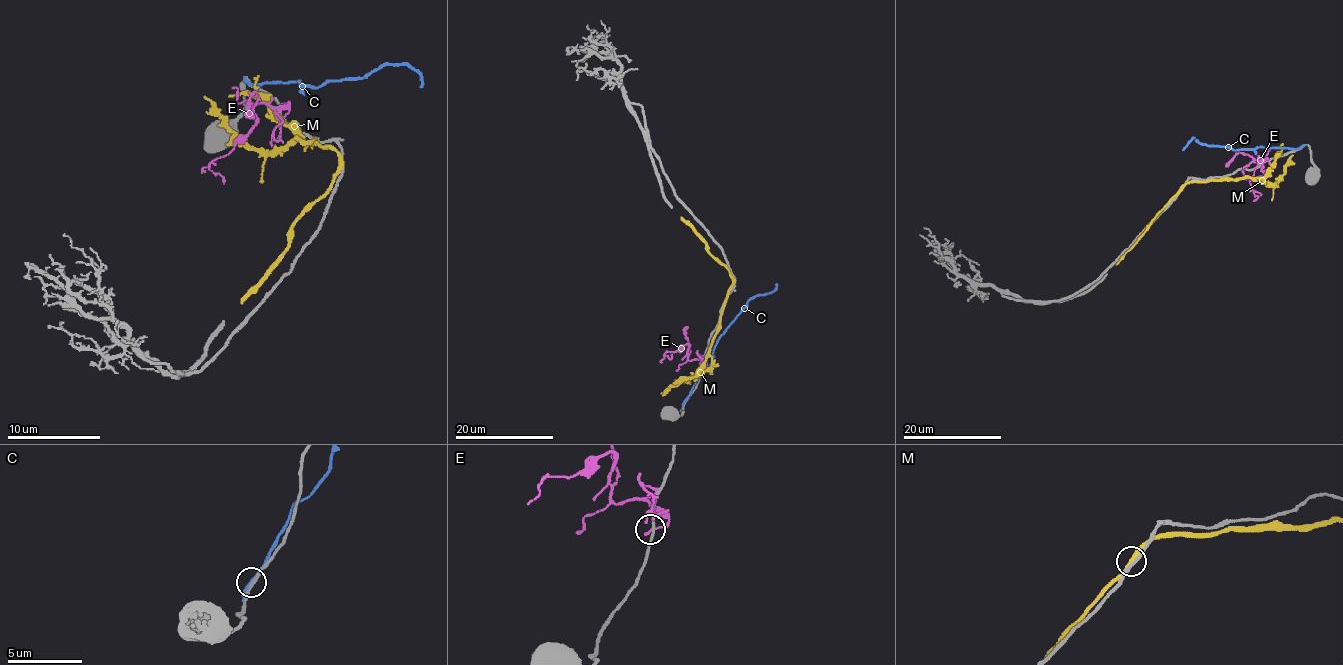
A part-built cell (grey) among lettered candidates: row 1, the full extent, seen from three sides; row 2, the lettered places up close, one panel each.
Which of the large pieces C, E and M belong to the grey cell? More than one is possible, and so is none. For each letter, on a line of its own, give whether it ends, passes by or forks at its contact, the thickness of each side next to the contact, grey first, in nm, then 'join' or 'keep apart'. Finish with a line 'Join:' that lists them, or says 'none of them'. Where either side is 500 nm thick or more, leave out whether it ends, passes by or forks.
C: it passes by; 200 nm thick on the grey side, 200 nm on the other; keep apart
E: it ends there; 150 nm thick on the grey side, 140 nm on the other; keep apart
M: it passes by; 190 nm thick on the grey side, 280 nm on the other; join
Join: M

